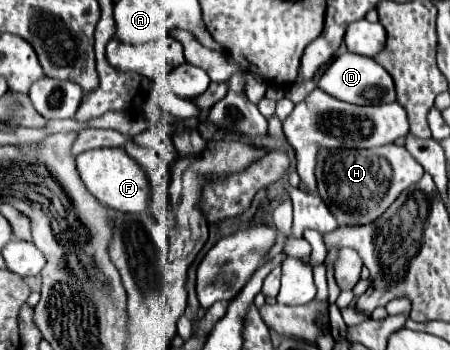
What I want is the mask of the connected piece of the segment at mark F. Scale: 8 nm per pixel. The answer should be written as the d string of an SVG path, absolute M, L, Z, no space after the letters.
M123 147L91 149L91 151L77 155L75 161L77 161L77 171L79 171L81 181L85 183L85 187L93 193L93 197L99 203L107 205L109 209L119 209L119 211L127 211L127 213L137 213L137 211L149 209L149 205L151 205L149 177L141 169L141 165L137 165L137 161L133 161L133 157L129 157L129 153L125 153Z

